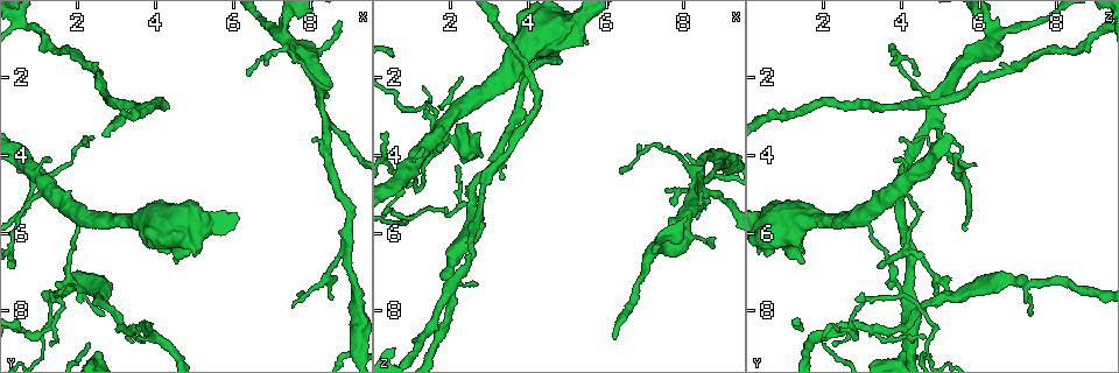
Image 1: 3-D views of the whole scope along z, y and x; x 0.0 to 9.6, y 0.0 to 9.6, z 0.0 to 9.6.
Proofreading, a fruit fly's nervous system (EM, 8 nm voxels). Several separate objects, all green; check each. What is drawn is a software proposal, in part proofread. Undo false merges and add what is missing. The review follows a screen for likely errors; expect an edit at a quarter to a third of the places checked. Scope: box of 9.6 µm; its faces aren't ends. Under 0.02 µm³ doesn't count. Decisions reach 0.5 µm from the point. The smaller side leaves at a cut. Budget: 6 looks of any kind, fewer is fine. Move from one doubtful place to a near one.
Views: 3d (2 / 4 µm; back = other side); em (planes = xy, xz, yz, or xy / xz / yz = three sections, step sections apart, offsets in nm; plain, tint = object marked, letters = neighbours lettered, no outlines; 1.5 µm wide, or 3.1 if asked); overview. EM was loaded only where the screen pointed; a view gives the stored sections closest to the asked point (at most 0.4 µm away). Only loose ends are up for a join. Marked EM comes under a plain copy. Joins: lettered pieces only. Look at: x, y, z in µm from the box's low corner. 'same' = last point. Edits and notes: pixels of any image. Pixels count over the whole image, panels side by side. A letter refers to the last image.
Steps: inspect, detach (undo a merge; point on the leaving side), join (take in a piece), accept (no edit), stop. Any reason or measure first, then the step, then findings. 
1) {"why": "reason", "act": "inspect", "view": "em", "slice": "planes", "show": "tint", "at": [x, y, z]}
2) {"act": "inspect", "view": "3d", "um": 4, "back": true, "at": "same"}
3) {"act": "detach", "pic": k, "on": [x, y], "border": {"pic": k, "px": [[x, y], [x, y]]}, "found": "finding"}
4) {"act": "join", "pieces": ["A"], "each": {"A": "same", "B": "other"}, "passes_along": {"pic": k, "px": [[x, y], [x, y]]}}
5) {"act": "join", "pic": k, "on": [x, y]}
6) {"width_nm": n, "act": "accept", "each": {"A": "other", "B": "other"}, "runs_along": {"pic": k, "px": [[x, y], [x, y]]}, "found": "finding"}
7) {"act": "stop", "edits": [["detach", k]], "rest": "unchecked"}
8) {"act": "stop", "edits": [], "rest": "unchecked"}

{"why": "calibre changes", "act": "inspect", "view": "em", "slice": "yz", "step": 8, "show": "tint", "at": [1.25, 4.85, 4.00]}

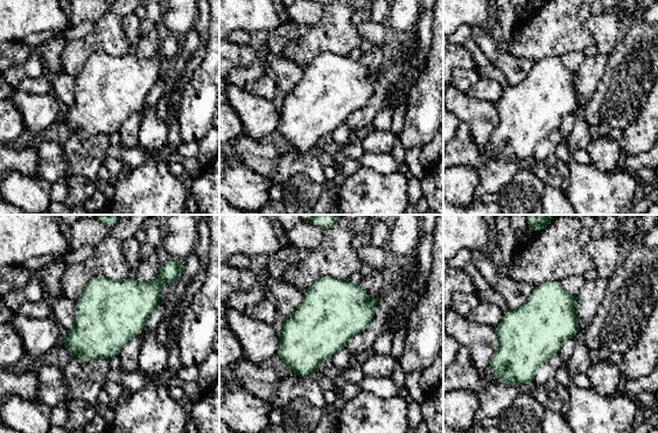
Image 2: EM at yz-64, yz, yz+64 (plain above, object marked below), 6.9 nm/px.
{"act": "inspect", "view": "em", "slice": "planes", "show": "letters", "at": "same"}

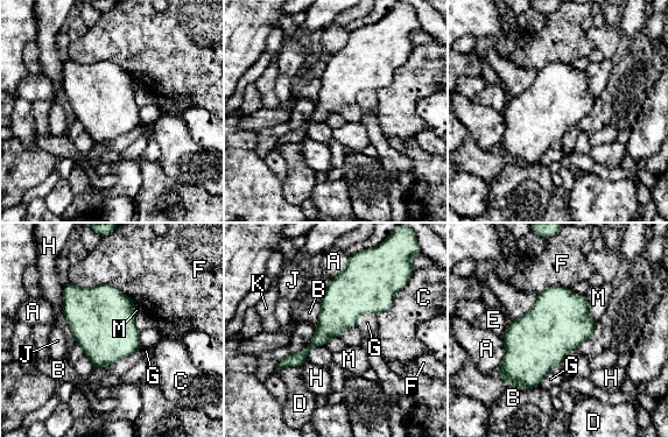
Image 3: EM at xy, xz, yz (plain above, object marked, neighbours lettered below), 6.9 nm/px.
{"width_nm": 420, "act": "accept", "each": {"A": "other", "B": "other", "C": "other", "D": "other", "E": "other", "F": "other", "G": "other", "H": "other", "J": "other", "K": "other", "M": "other"}, "runs_along": {"pic": 3, "px": [[351, 272], [331, 324], [281, 365]]}, "found": "all the same neuron"}

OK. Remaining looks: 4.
{"why": "free end", "act": "inspect", "view": "em", "slice": "planes", "show": "tint", "at": [2.50, 9.05, 4.05]}

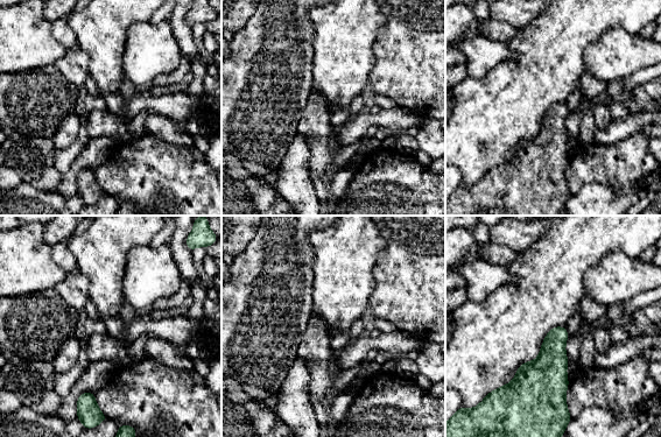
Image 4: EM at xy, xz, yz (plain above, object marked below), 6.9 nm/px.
{"why": "see the neighbours", "act": "inspect", "view": "em", "slice": "planes", "show": "letters", "at": "same"}

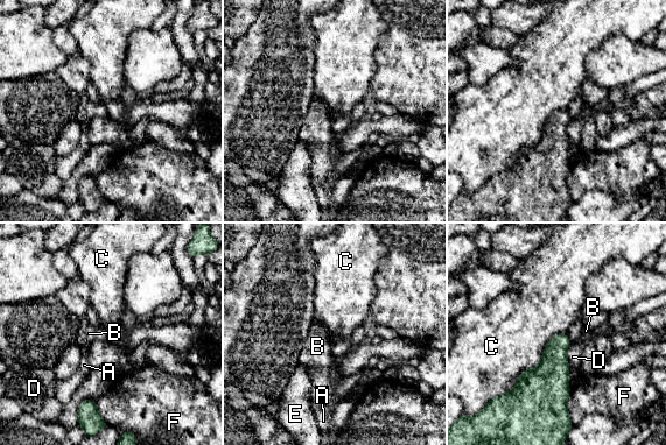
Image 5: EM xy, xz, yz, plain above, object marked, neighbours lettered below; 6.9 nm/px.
{"longest_contact_nm": ["C", 600], "act": "accept", "each": {"A": "other", "B": "other", "C": "other", "D": "other", "E": "other", "F": "other"}, "border": {"pic": 5, "px": [[566, 333], [503, 393]]}, "found": "none of them fits"}

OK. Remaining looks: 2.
{"act": "stop", "edits": [], "rest": "unchecked"}

